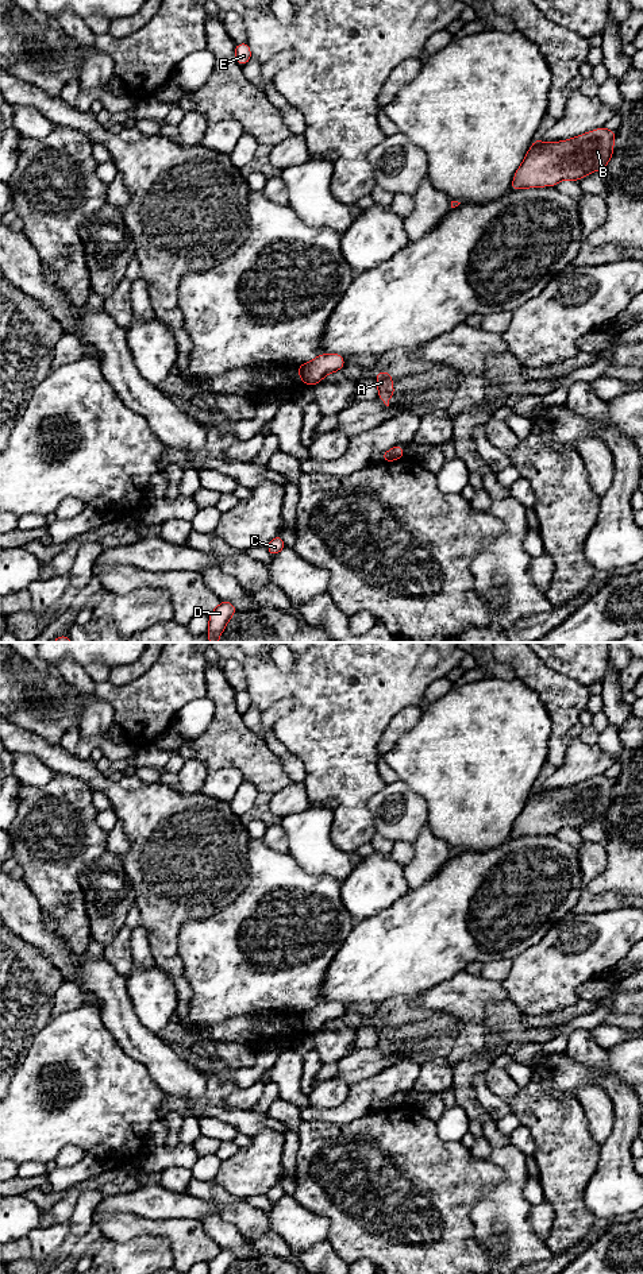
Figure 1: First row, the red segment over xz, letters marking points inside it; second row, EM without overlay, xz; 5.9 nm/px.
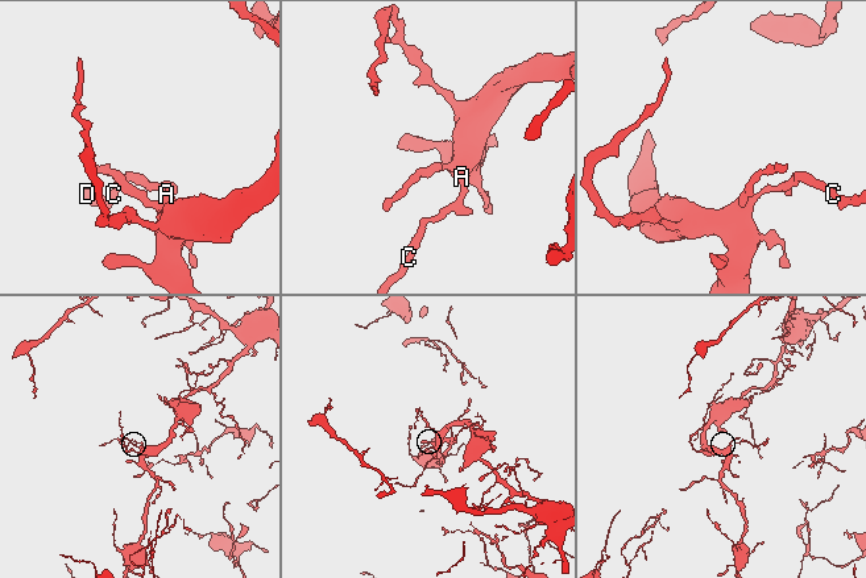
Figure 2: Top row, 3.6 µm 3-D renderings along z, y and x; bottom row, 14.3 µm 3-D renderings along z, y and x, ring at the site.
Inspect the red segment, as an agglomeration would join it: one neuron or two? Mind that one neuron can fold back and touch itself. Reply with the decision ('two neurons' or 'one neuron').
one neuron

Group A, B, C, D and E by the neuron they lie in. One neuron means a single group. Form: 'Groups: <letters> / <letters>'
Groups: A B C D E

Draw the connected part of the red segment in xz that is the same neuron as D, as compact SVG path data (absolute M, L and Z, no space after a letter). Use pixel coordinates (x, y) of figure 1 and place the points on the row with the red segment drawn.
M222 601L220 605L209 613L208 637L209 642L217 642L230 618L236 613L231 602Z

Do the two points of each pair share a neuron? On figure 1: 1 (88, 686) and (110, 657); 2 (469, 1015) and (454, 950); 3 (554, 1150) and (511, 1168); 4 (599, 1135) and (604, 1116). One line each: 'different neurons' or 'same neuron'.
1: different neurons
2: different neurons
3: different neurons
4: same neuron

